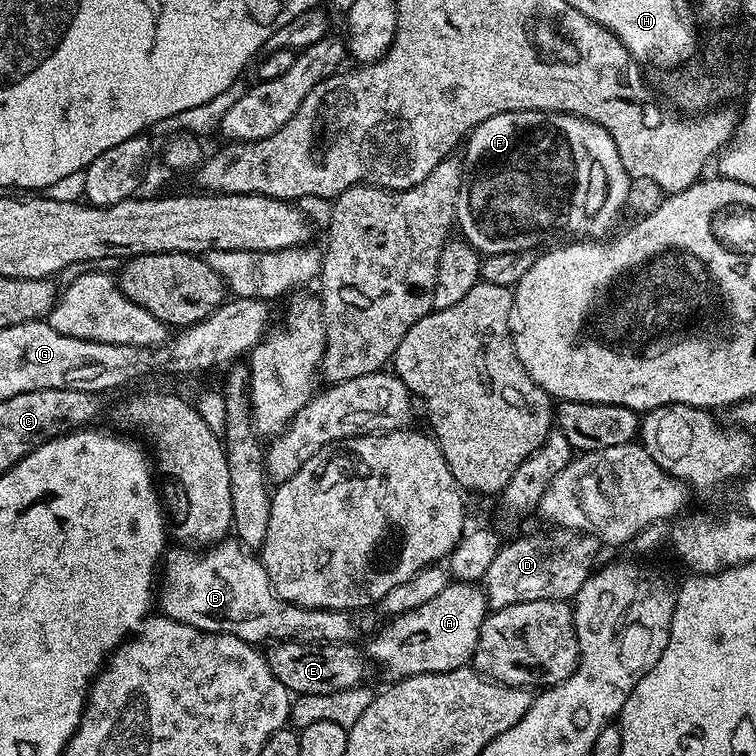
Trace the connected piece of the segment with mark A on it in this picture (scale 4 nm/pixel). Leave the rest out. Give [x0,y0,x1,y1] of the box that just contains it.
[367,582,489,678]

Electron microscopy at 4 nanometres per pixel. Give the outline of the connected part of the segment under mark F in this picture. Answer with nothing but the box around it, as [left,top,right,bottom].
[456,110,633,257]

